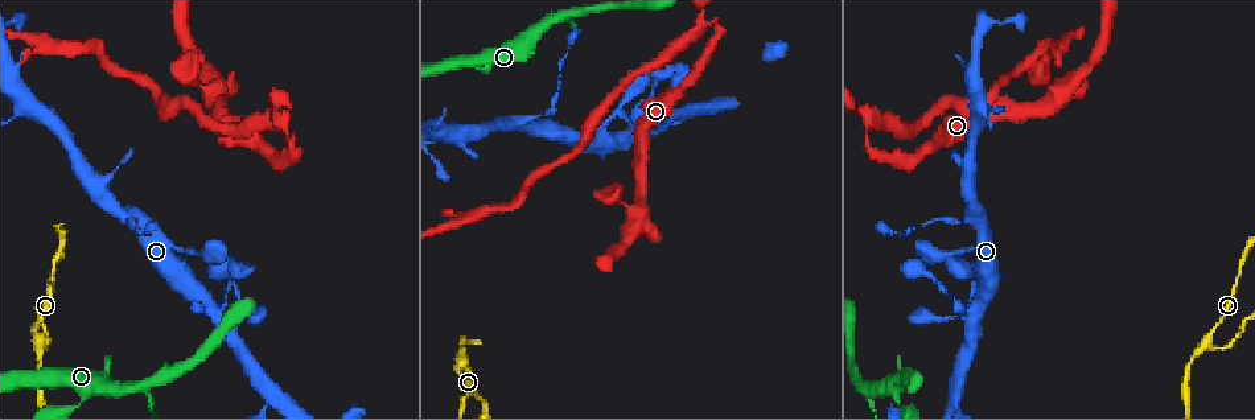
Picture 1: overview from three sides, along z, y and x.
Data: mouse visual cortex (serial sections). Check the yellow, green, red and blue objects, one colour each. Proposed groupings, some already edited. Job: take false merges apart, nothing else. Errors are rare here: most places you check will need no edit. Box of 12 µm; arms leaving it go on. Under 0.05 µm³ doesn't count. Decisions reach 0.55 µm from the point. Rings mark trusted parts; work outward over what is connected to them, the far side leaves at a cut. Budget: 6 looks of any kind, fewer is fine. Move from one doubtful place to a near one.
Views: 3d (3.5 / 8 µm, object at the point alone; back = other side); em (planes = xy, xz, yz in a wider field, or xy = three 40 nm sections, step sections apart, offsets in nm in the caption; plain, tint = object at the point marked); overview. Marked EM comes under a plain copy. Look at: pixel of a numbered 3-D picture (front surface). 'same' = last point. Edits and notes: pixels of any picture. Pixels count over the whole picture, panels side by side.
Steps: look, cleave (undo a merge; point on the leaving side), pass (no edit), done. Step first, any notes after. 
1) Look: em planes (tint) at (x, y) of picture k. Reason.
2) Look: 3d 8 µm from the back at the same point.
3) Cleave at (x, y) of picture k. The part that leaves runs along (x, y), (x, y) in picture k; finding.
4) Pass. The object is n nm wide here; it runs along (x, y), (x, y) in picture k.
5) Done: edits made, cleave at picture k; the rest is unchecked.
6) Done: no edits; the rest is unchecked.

Look: 3d 3.5 µm at (42, 344) of picture 1. Branch point.

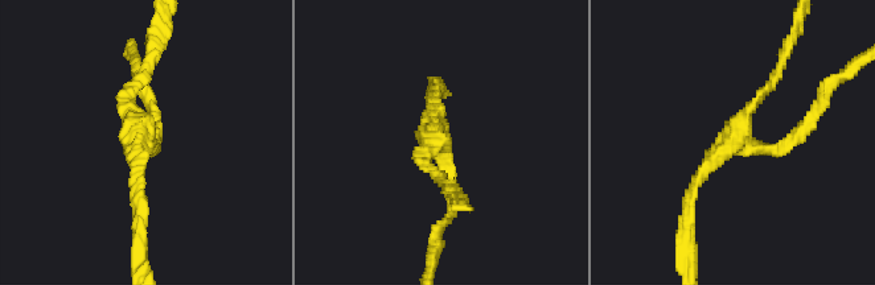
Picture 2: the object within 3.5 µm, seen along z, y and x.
Look: em xy step 2 (tint) at (737, 135) of picture 2. 3 arms meet here; the arms are 150, 150, 200 nm wide.

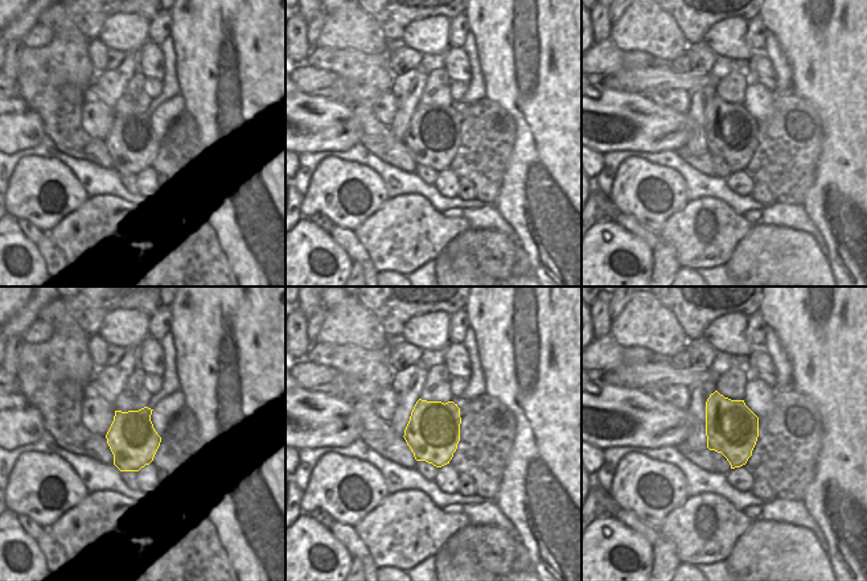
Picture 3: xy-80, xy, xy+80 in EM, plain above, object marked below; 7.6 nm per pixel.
Look: em xy step 1 (tint) at the same point. Cut it another way.

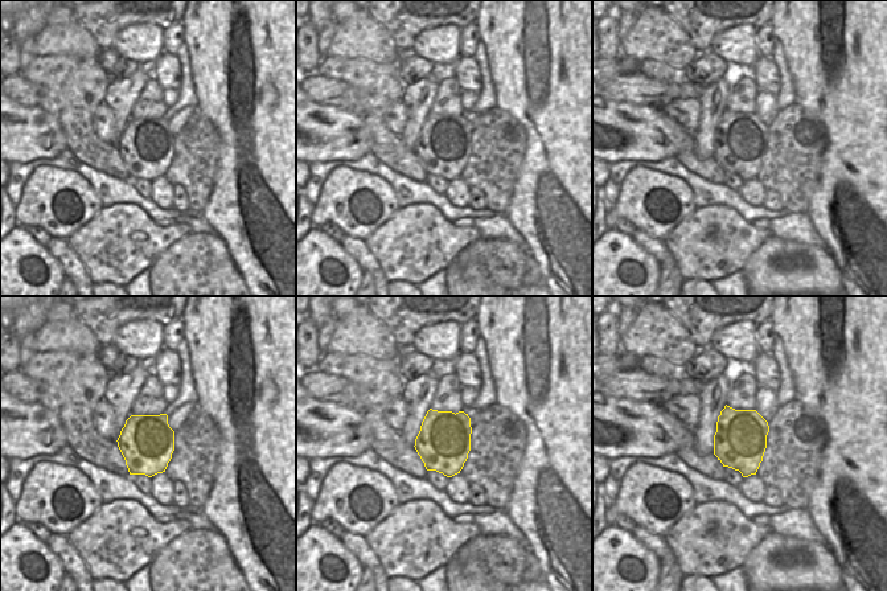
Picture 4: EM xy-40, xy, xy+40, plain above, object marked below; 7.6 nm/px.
Pass. It runs along (781, 66), (699, 176), (690, 209) in picture 2; continuous, no second cell.

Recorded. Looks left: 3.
Look: 3d 3.5 µm at (973, 216) of picture 1. Three arms meet.

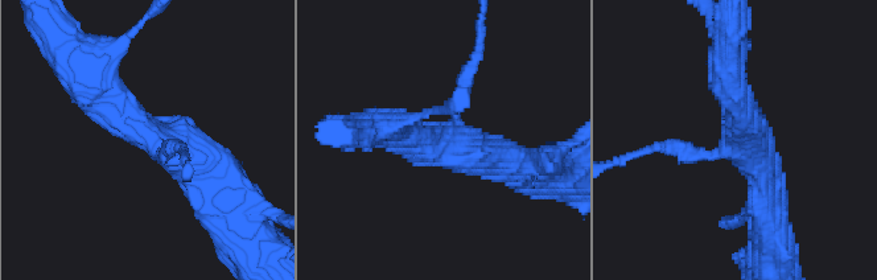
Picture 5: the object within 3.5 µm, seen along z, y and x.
Look: em xy step 1 (tint) at (449, 144) of picture 5. 3 arms meet here; the arms are 150, 400, 450 nm wide.

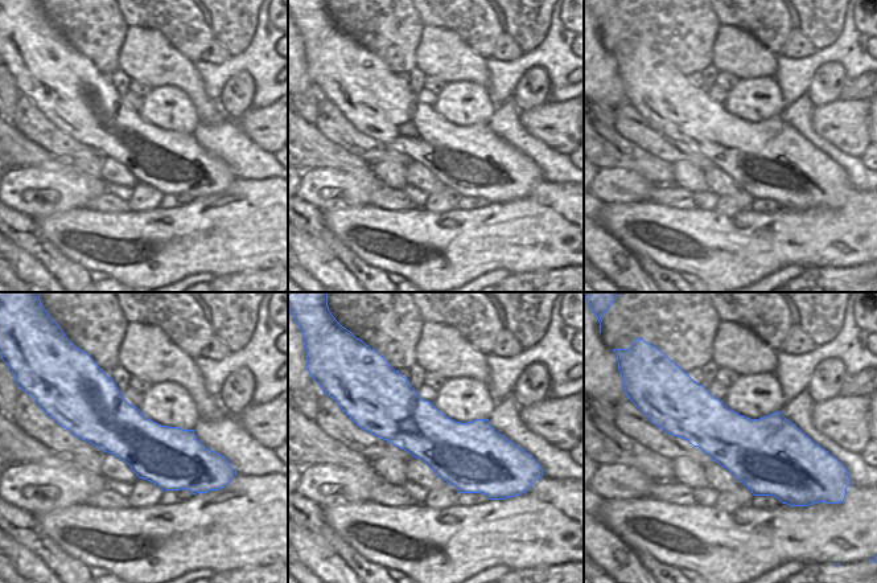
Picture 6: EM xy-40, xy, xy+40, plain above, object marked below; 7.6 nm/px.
Pass. It runs along (221, 185), (131, 124), (91, 75) in picture 5; all the same cell.

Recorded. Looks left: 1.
Done: no edits; the rest is unchecked.

